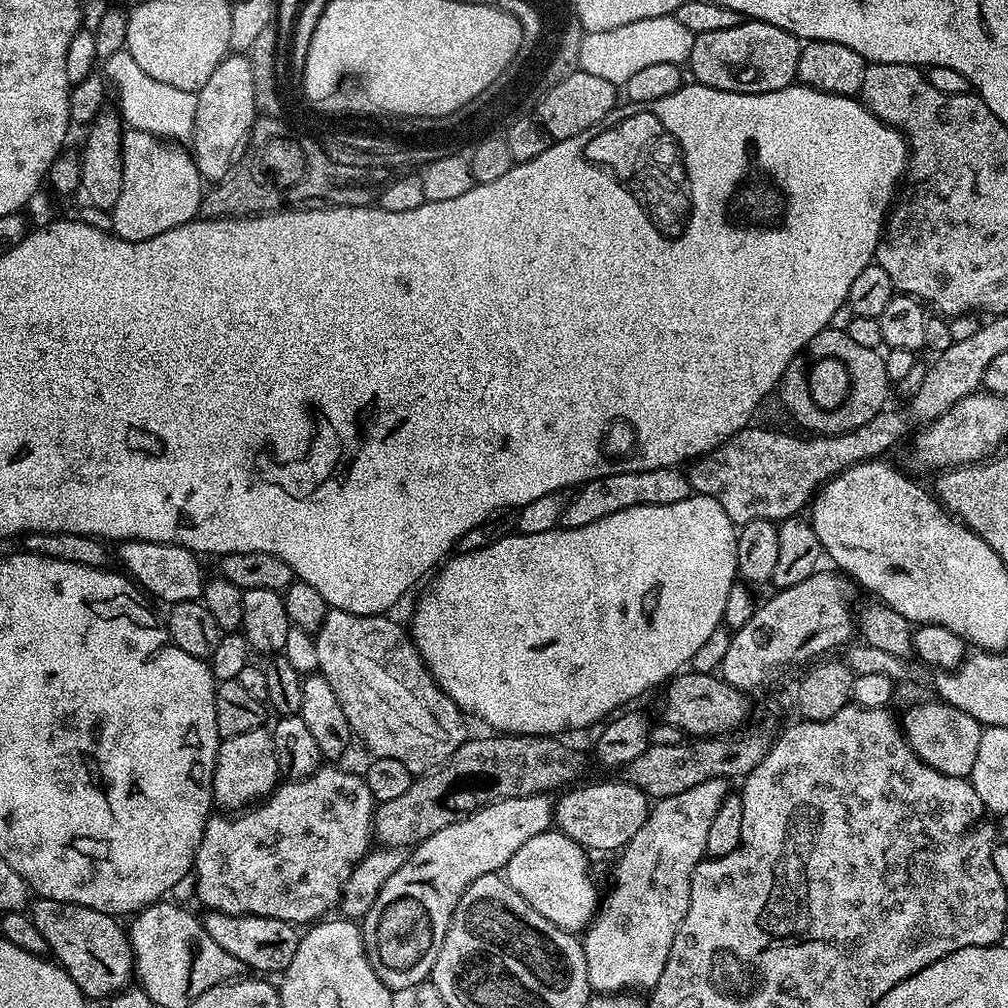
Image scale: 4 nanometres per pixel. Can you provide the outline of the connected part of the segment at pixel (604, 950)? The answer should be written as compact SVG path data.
M710 778L710 782L701 782L699 786L694 786L691 790L685 790L682 794L674 794L670 798L666 798L665 800L657 800L655 803L651 805L648 817L646 818L646 822L642 826L642 829L638 830L636 834L634 834L634 838L630 838L630 842L625 844L622 851L619 853L620 861L616 864L616 885L613 886L612 889L608 892L608 897L603 897L602 903L597 907L595 915L592 917L591 923L587 928L584 929L582 933L582 943L584 946L584 953L586 954L586 974L588 975L588 987L591 989L593 993L596 994L628 994L633 990L640 990L636 988L644 988L644 990L650 990L654 985L658 982L658 978L662 978L662 970L666 966L666 962L668 961L668 955L670 954L670 950L672 949L672 943L674 942L674 938L678 934L678 930L682 926L682 922L686 918L686 910L690 906L690 882L692 881L692 875L694 874L694 870L699 866L700 861L705 859L706 856L706 837L708 837L708 833L710 831L710 822L714 822L714 814L718 812L718 806L722 804L722 802L729 796L730 794L730 784L729 781L723 780L722 778Z

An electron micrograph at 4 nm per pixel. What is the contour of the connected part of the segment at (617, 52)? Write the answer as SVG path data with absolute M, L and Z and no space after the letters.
M674 14L642 18L638 22L630 22L614 30L585 32L579 55L579 71L595 74L598 78L606 78L606 82L622 86L636 71L657 62L683 65L694 50L696 38L694 33L686 30L686 26L681 26Z

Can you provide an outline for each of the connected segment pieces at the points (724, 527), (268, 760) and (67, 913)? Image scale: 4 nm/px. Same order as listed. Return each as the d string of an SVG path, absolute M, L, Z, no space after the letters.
M693 494L682 502L670 502L670 506L634 506L618 510L618 514L610 514L610 518L590 522L590 526L561 526L542 534L513 534L485 548L473 552L461 551L460 556L445 559L439 571L427 581L428 589L421 594L412 612L410 635L439 688L460 707L461 712L469 717L477 716L497 733L559 737L564 734L560 732L572 732L575 728L588 728L596 723L599 725L631 705L628 703L638 699L643 692L656 687L659 689L667 685L673 676L685 671L691 665L694 654L698 654L698 649L706 643L706 638L723 625L726 598L732 584L738 580L737 531L737 525L732 523L726 510L714 502L714 498Z
M267 727L246 730L246 734L221 739L216 755L212 794L217 805L224 810L240 810L261 798L269 796L281 783L278 758L274 754L272 733Z
M36 898L31 901L30 915L34 926L46 938L48 952L54 957L57 964L74 978L78 990L82 990L89 1001L103 1001L105 998L111 998L118 992L123 992L125 988L133 983L136 970L136 960L132 956L132 944L128 940L128 934L125 925L119 919L105 912L90 910L86 906L77 904L60 904L56 900L45 900Z

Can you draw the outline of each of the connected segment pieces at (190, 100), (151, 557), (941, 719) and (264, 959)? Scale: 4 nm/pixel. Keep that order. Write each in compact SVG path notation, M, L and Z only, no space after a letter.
M126 50L116 52L108 60L103 61L102 72L107 83L111 87L112 84L116 87L116 96L120 99L118 112L128 128L152 132L163 139L180 142L187 141L191 137L196 113L195 92L178 90L177 87L150 78Z
M126 540L119 545L119 548L121 564L119 567L147 595L149 592L150 595L165 600L165 605L168 606L200 600L203 597L206 574L200 569L201 557L197 553L180 544L163 544L145 540Z
M931 698L925 704L916 704L902 716L904 738L914 750L914 754L926 766L951 776L971 777L974 758L978 758L978 742L982 725L970 714L944 703L939 698Z
M208 910L203 913L202 923L206 934L210 934L210 938L214 938L222 950L234 954L242 966L248 967L249 964L256 974L283 974L290 962L294 962L294 954L298 954L301 929L285 920L265 916L235 916Z

